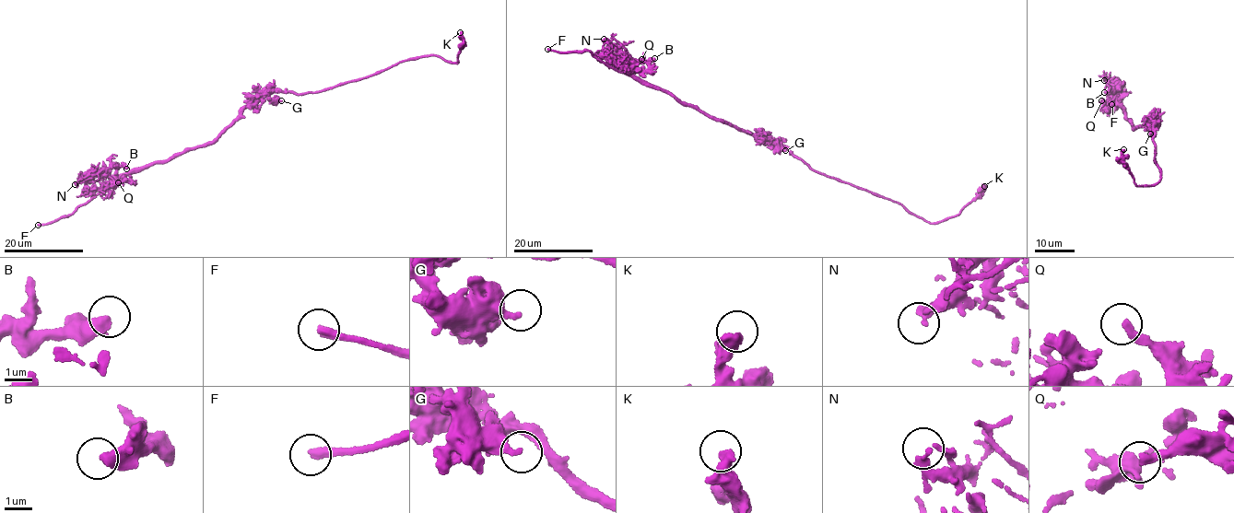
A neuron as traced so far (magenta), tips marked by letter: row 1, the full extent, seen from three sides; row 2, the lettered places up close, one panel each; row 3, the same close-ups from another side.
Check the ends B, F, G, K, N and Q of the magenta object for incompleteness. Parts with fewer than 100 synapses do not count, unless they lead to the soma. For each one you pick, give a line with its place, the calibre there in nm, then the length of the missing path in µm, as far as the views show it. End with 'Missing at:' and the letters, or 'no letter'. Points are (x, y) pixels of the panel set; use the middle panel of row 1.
F: at (547, 49); 320 nm thick; about 50 µm are missing
Missing at: F

